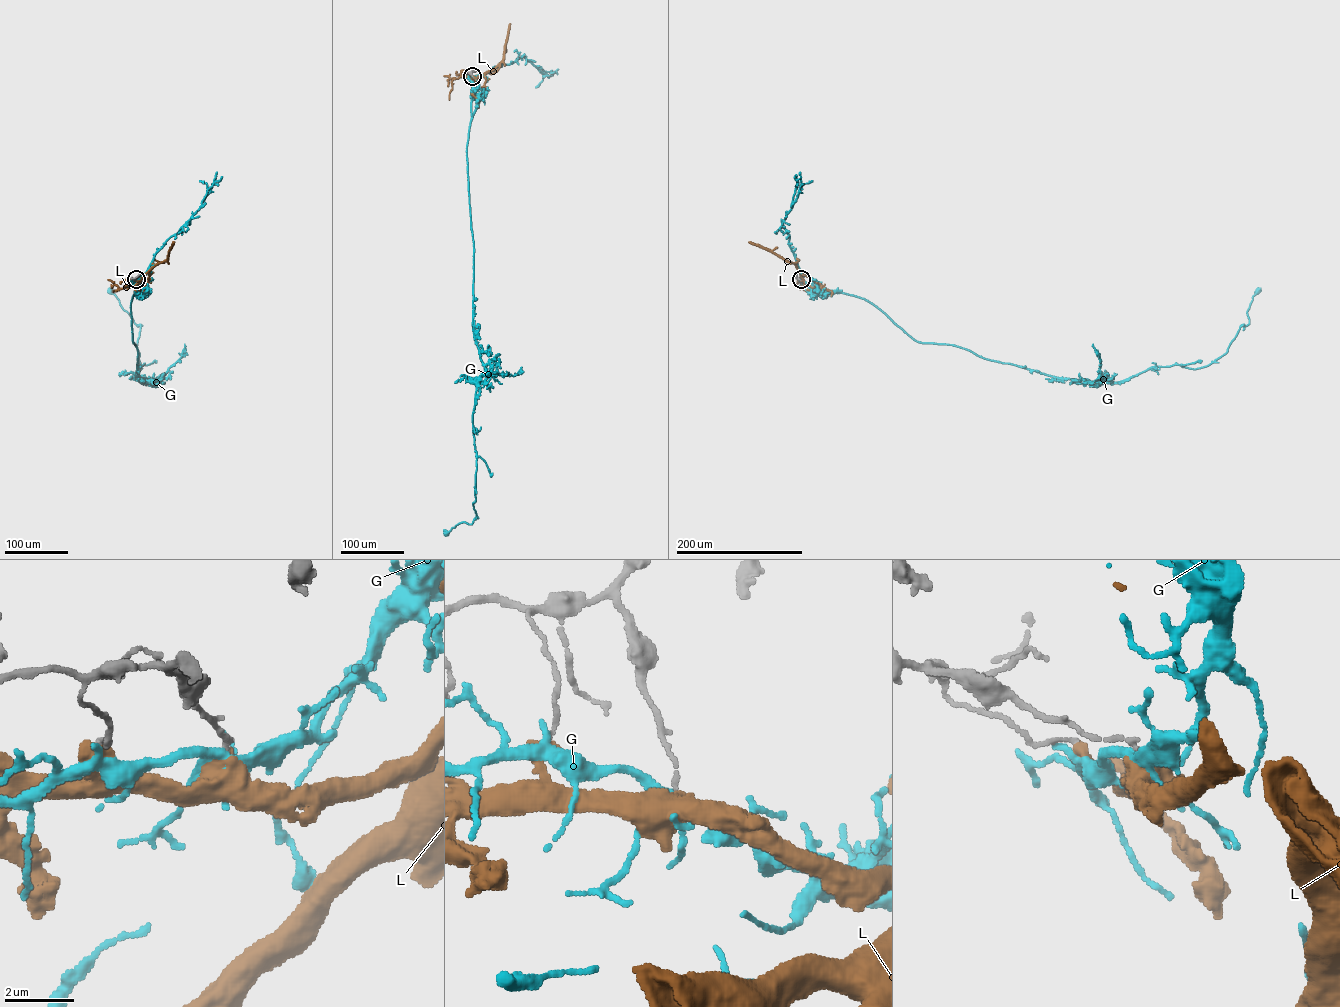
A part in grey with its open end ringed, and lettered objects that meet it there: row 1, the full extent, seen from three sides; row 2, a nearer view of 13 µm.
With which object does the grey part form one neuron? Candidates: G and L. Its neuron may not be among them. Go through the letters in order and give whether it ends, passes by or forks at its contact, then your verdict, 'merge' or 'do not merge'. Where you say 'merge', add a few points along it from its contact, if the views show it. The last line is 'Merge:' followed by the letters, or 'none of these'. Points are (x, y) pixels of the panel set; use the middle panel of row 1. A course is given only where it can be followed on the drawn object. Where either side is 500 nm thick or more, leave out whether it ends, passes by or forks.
G: it forks | do not merge
L: do not merge
Merge: none of these

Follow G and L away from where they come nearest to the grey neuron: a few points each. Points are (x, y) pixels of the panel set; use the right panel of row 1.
G: (800, 280), (868, 300), (918, 341), (1106, 382), (1151, 367), (1207, 366), (1249, 324), (1258, 291)
L: (801, 280), (801, 274), (793, 263), (748, 242)

